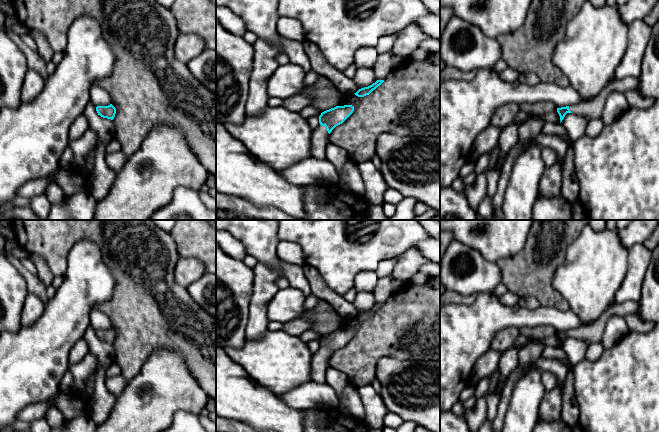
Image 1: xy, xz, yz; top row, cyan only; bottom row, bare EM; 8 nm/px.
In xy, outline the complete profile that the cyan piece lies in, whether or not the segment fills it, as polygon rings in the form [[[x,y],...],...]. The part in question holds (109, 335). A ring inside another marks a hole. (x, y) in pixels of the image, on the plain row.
[[[112,328],[108,330],[97,330],[96,335],[101,341],[111,344],[114,343],[116,338],[116,332]]]

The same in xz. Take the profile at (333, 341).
[[[344,329],[336,330],[329,334],[321,337],[319,340],[319,347],[325,350],[328,357],[330,358],[332,354],[342,348],[354,335],[354,330]]]

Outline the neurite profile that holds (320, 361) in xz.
[[[319,349],[311,360],[310,379],[316,383],[325,383],[326,370],[329,366],[329,357],[325,350]]]

